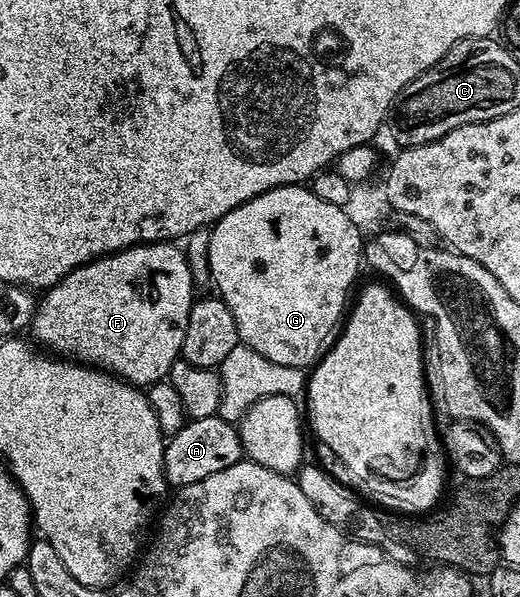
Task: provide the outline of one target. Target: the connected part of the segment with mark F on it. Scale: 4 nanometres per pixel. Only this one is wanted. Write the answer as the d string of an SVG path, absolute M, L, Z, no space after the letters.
M154 241L133 245L129 249L120 249L117 253L109 253L105 257L96 257L94 261L81 265L75 271L71 271L63 277L59 283L55 283L50 289L44 290L43 296L37 302L37 310L33 316L31 334L33 333L34 338L32 337L32 340L38 346L46 345L53 353L61 353L57 355L68 355L78 363L92 365L95 369L104 369L105 372L113 374L114 377L120 377L122 381L128 384L148 387L159 380L168 378L169 369L180 358L183 335L187 335L187 319L195 300L193 289L195 290L195 282L191 275L191 267L187 263L184 248L180 244Z

